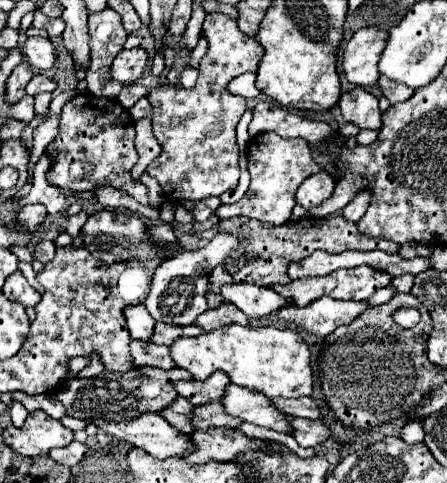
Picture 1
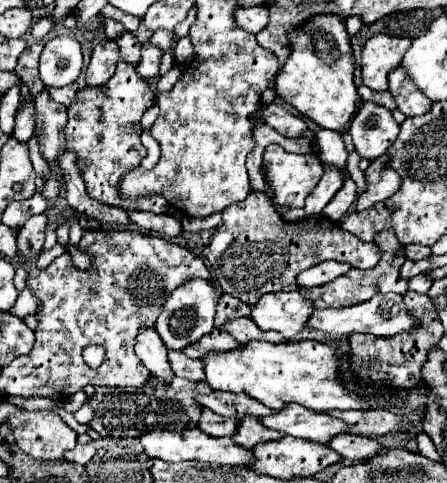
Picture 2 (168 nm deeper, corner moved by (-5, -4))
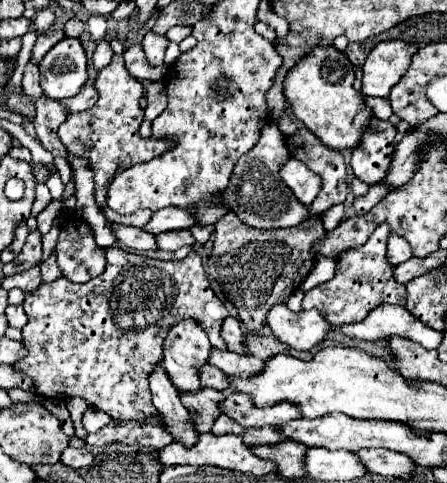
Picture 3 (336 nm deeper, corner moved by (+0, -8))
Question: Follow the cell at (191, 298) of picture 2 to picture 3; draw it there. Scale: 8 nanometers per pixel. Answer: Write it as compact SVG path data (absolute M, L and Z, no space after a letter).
M181 320L173 328L169 328L161 364L179 392L203 390L199 368L207 364L209 352L209 338L195 320Z

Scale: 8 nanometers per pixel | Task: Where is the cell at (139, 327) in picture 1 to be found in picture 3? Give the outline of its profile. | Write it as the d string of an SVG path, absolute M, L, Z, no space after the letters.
M161 366L155 368L155 372L149 378L149 384L153 394L153 406L161 414L161 422L165 430L169 430L175 442L191 448L191 444L199 440L199 432L195 432L195 426L191 424L191 416L179 400L179 392L173 388L171 380L167 378Z

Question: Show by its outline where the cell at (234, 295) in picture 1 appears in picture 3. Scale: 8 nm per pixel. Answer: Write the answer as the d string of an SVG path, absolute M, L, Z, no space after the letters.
M285 304L271 308L267 326L281 342L289 344L295 350L313 350L331 332L331 324L321 316L319 310L295 314Z

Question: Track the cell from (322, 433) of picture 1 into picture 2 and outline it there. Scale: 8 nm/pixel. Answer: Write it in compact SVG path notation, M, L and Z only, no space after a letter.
M340 434L328 442L328 448L332 448L334 452L338 452L342 458L346 458L350 462L358 462L358 460L368 460L374 454L378 454L380 444L376 440L370 440L364 436Z

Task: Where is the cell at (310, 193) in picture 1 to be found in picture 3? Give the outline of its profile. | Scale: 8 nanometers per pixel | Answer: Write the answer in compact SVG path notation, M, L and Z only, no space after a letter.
M299 128L299 132L295 132L295 136L287 136L285 144L287 144L287 150L289 150L291 158L301 160L303 164L307 164L309 170L313 170L315 174L319 174L323 178L323 190L317 194L317 198L309 206L309 214L319 216L325 210L329 210L331 206L345 202L345 198L347 198L347 168L345 168L341 152L323 146L321 140L315 138L315 134L311 130L307 130L307 128Z

